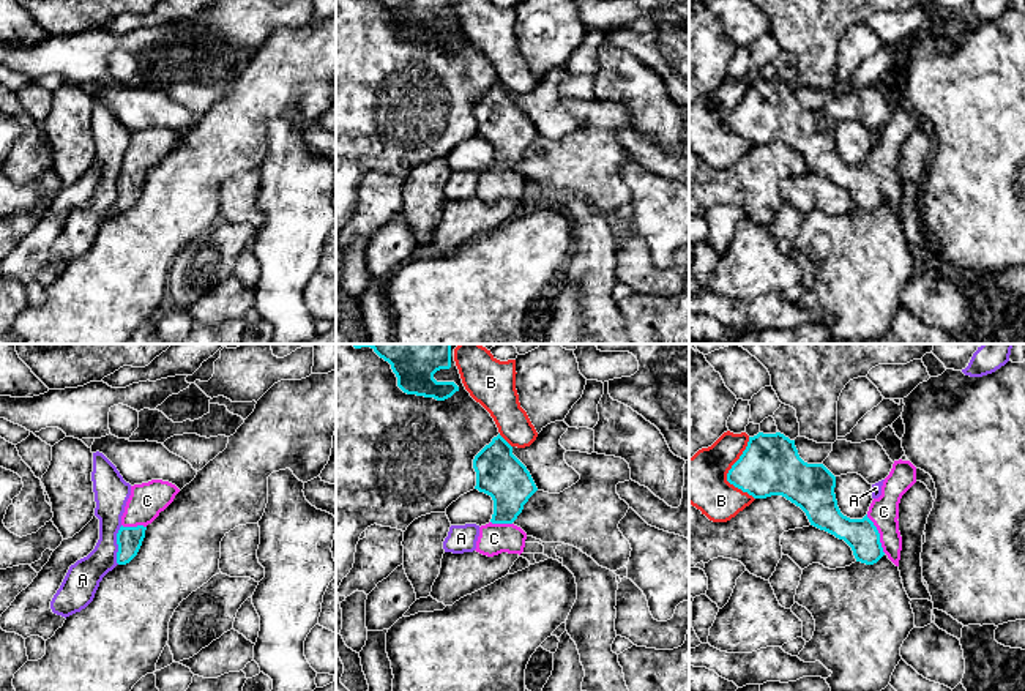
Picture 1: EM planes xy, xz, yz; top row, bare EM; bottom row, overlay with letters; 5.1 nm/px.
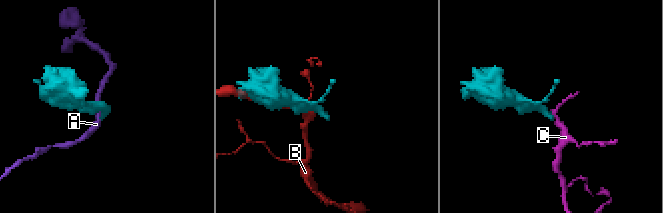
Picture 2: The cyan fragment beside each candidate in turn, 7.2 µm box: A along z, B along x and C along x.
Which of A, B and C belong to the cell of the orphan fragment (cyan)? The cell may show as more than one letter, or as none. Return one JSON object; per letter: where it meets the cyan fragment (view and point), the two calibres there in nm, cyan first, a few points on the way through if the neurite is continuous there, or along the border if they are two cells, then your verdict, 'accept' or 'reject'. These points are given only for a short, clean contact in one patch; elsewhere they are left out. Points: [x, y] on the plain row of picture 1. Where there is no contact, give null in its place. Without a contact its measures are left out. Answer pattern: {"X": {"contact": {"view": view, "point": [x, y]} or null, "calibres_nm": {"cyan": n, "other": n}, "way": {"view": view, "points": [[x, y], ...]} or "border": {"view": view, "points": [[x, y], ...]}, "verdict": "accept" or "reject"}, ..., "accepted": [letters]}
{"A": {"contact": {"view": "xy", "point": [117, 190]}, "calibres_nm": {"cyan": 130, "other": 170}, "border": {"view": "xy", "points": [[122, 172], [117, 180], [117, 210]]}, "verdict": "reject"}, "B": {"contact": {"view": "yz", "point": [729, 119]}, "calibres_nm": {"cyan": 300, "other": 260}, "verdict": "reject"}, "C": {"contact": {"view": "yz", "point": [879, 180]}, "calibres_nm": {"cyan": 170, "other": 160}, "way": {"view": "yz", "points": [[861, 182], [879, 180], [883, 158]]}, "verdict": "accept"}, "accepted": ["C"]}

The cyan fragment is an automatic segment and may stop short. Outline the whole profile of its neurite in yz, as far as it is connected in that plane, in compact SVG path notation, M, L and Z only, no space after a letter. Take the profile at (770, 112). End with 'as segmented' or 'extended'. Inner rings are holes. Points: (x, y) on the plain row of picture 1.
M758 79L749 84L746 96L729 117L727 128L754 145L785 144L806 159L811 172L844 186L852 194L856 208L874 211L886 200L899 213L902 197L897 167L899 150L902 142L916 129L916 114L910 107L894 107L889 121L883 128L882 142L872 147L863 166L850 166L840 159L834 140L836 123L823 110L804 109L798 101L795 87L781 79Z; extended

